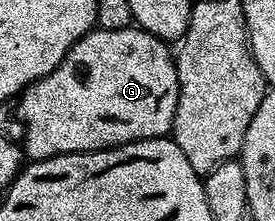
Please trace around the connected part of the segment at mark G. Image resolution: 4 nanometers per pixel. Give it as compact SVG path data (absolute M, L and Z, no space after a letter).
M138 26L122 28L121 30L105 30L96 27L85 35L65 54L63 61L47 76L40 80L34 80L28 88L24 88L17 100L17 114L23 121L22 151L28 161L44 160L50 156L64 156L70 152L100 152L106 148L119 148L123 144L132 144L134 140L158 140L166 137L173 126L173 118L177 110L177 98L179 97L179 79L175 69L175 56L166 43L158 40L153 34L144 32Z

